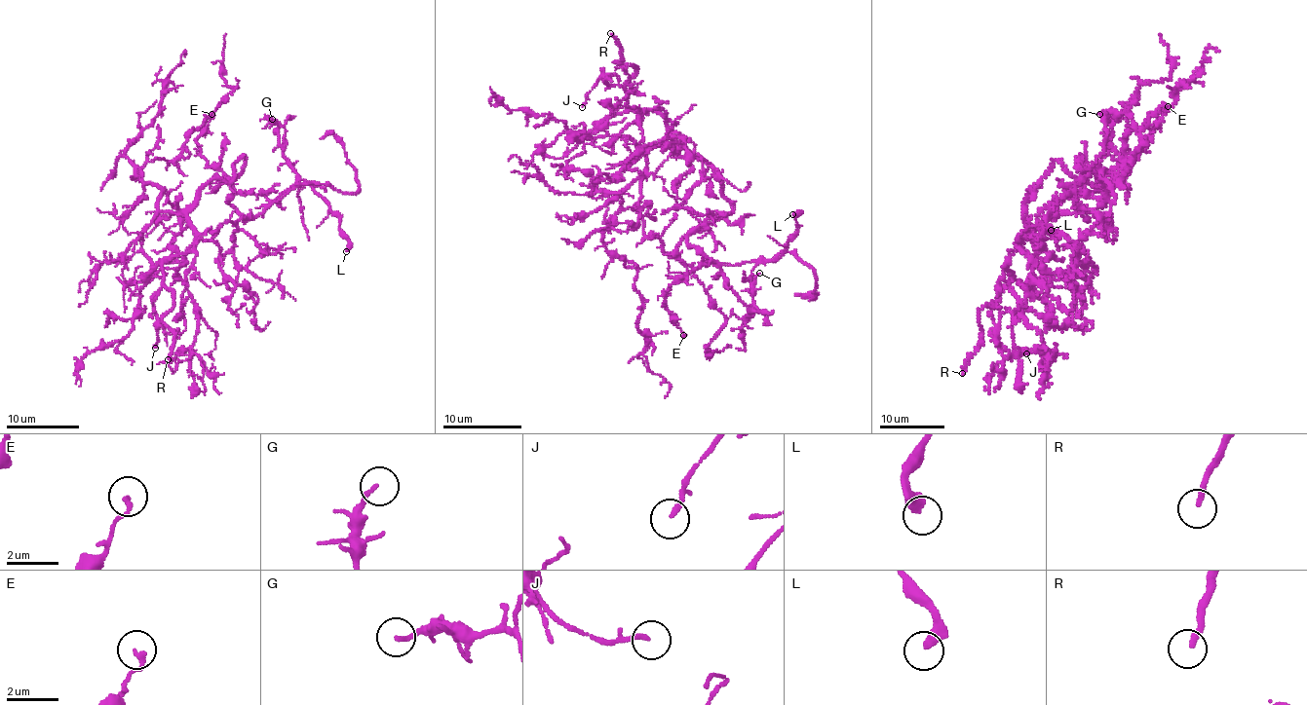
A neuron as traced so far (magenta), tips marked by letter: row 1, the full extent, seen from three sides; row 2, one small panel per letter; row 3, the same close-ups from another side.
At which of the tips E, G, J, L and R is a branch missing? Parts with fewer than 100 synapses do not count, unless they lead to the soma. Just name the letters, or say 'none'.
R

